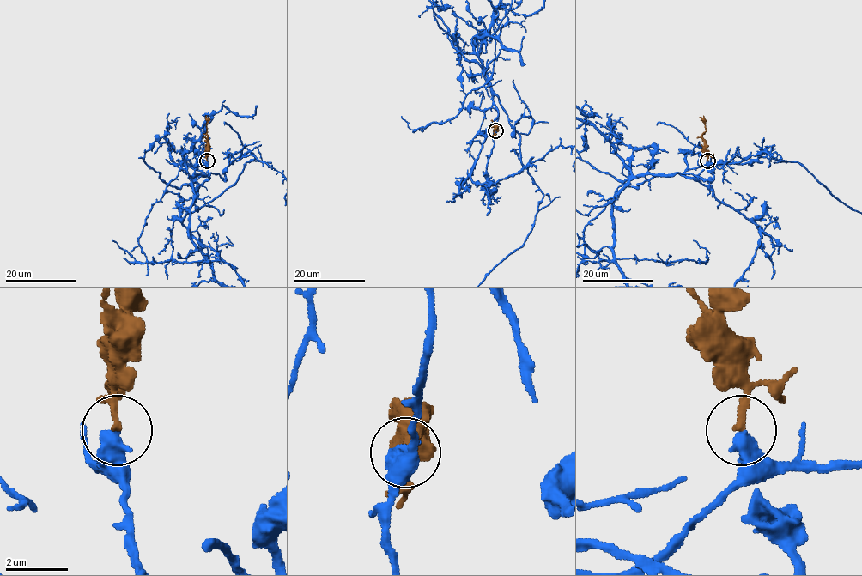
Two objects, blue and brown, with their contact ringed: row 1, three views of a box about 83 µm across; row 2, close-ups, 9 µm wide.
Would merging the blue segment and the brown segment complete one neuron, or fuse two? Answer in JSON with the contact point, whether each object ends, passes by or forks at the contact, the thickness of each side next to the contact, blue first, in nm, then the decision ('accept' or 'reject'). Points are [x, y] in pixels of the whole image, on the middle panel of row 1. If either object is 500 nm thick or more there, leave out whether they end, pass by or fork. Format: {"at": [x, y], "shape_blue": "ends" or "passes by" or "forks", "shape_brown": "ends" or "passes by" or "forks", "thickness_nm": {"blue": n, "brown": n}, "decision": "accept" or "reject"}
{"at": [495, 130], "thickness_nm": {"blue": 550, "brown": 220}, "decision": "accept"}

